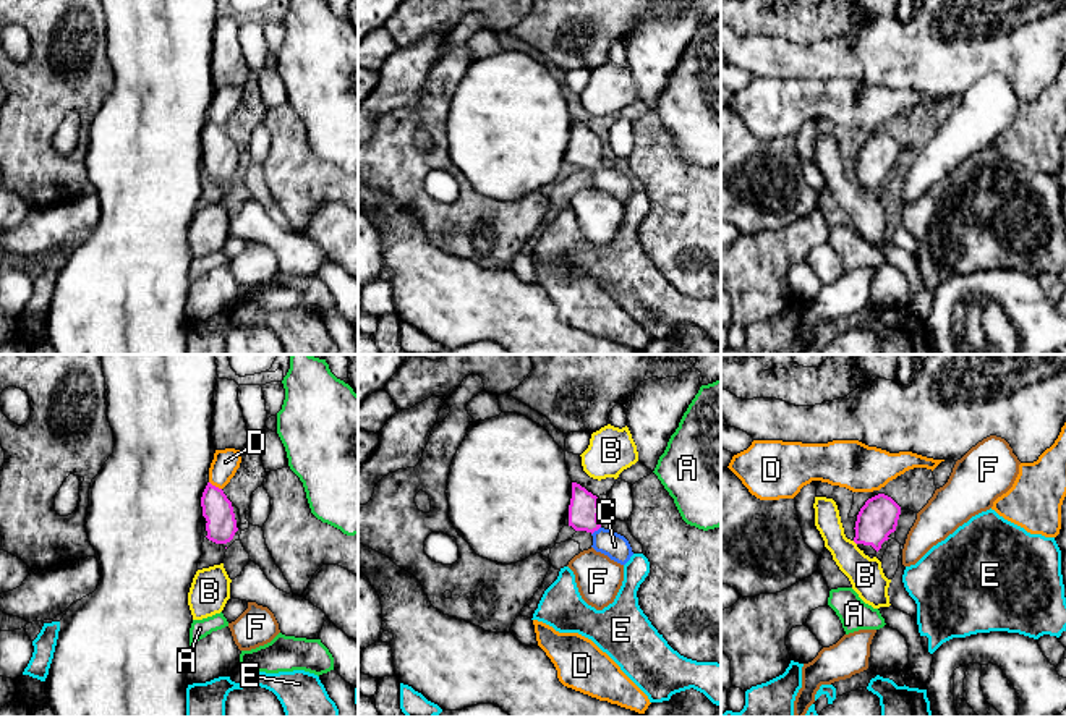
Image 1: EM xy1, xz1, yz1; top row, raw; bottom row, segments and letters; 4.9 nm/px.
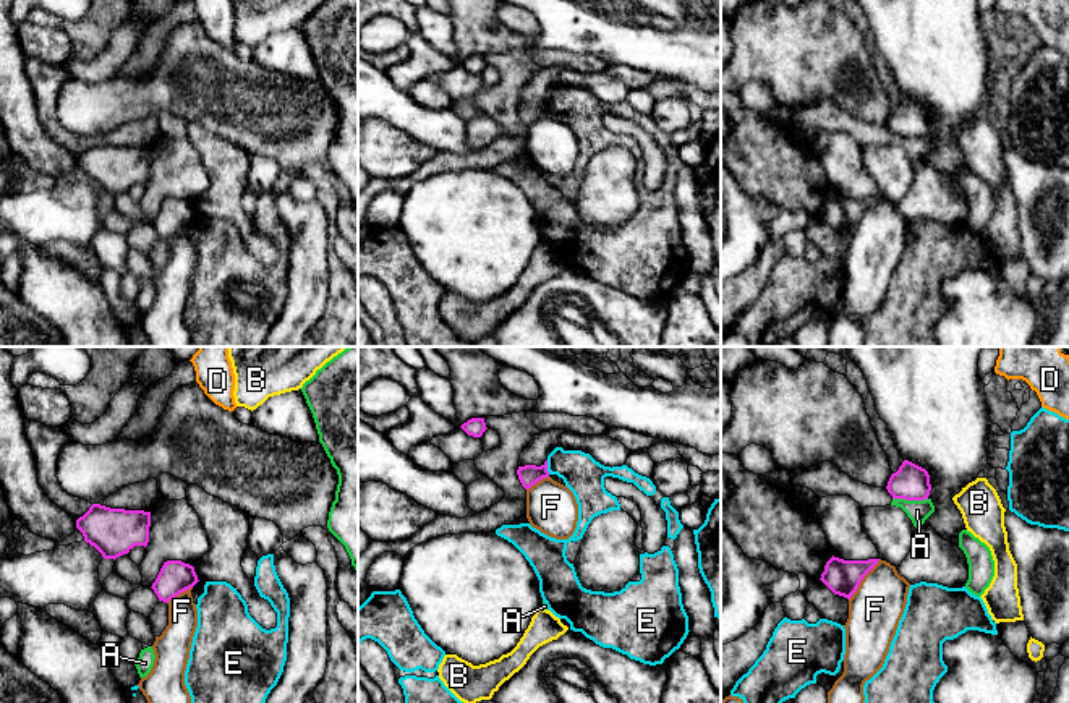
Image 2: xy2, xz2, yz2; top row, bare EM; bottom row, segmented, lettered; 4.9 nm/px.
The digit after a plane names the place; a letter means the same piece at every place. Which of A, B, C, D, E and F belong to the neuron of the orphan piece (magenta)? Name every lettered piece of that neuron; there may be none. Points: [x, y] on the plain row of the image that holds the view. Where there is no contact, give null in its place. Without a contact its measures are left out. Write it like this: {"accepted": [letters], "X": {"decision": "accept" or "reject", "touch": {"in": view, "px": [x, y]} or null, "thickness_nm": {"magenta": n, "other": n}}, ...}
{"accepted": ["C"], "A": {"decision": "reject", "touch": {"in": "yz2", "px": [911, 136]}, "thickness_nm": {"magenta": 180, "other": 110}}, "B": {"decision": "reject", "touch": null}, "C": {"decision": "accept", "touch": {"in": "xz1", "px": [595, 167]}, "thickness_nm": {"magenta": 150, "other": 120}}, "D": {"decision": "reject", "touch": {"in": "xy1", "px": [214, 123]}, "thickness_nm": {"magenta": 150, "other": 130}}, "E": {"decision": "reject", "touch": {"in": "xz2", "px": [546, 104]}, "thickness_nm": {"magenta": 110, "other": 190}}, "F": {"decision": "reject", "touch": {"in": "yz2", "px": [862, 216]}, "thickness_nm": {"magenta": 180, "other": 260}}}

